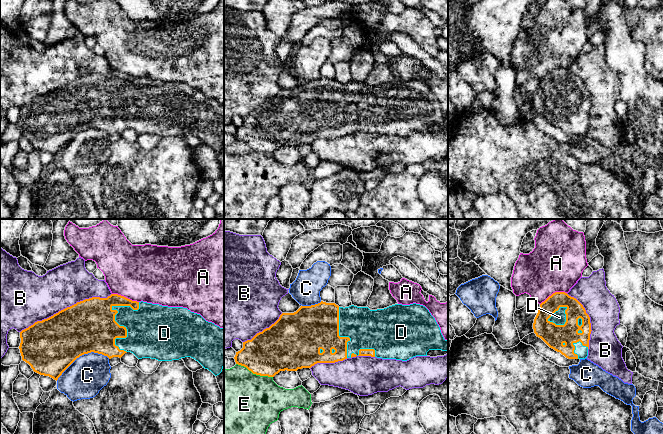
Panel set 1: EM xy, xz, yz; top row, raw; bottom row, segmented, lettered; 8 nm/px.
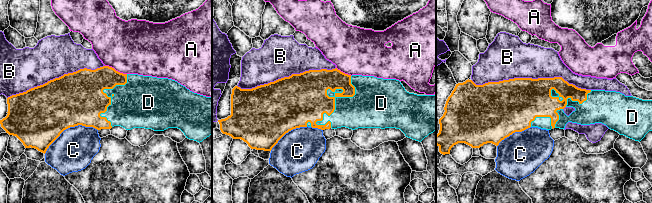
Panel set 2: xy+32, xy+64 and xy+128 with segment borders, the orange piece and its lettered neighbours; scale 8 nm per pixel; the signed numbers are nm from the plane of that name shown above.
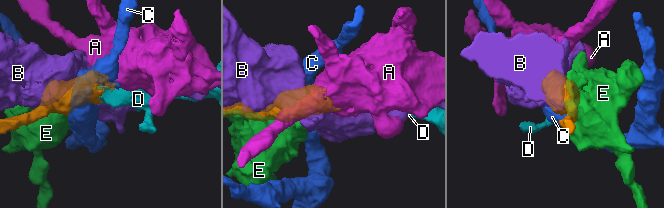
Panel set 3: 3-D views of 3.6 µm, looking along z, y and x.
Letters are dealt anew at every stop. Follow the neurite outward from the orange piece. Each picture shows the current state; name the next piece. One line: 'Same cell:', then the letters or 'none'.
Same cell: D

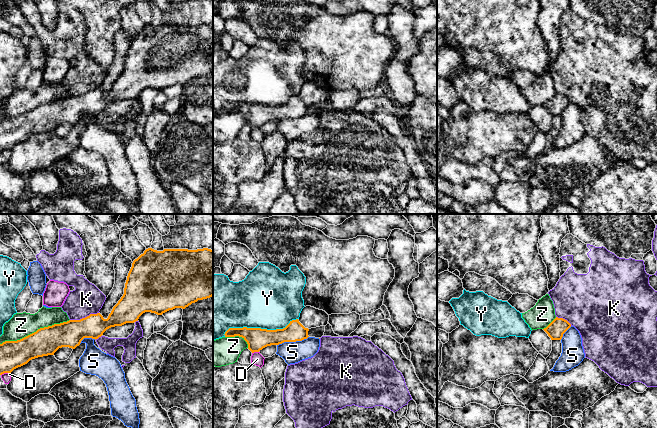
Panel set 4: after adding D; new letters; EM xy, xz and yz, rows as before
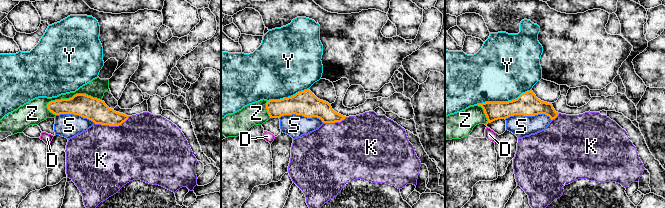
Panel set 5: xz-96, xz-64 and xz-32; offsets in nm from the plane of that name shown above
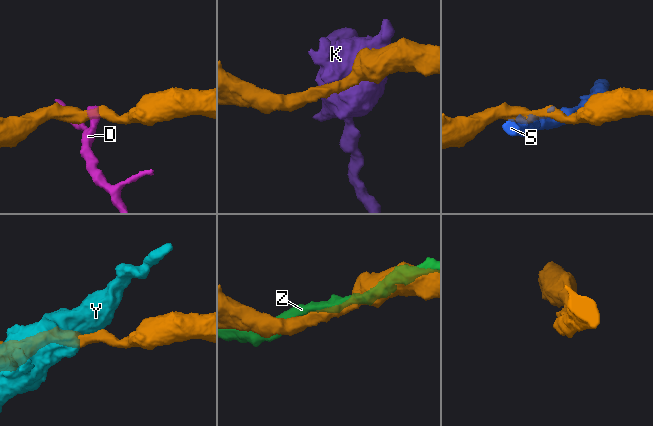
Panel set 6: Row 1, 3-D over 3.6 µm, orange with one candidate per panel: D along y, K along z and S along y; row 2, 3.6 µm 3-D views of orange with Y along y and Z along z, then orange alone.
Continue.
Same cell: none

